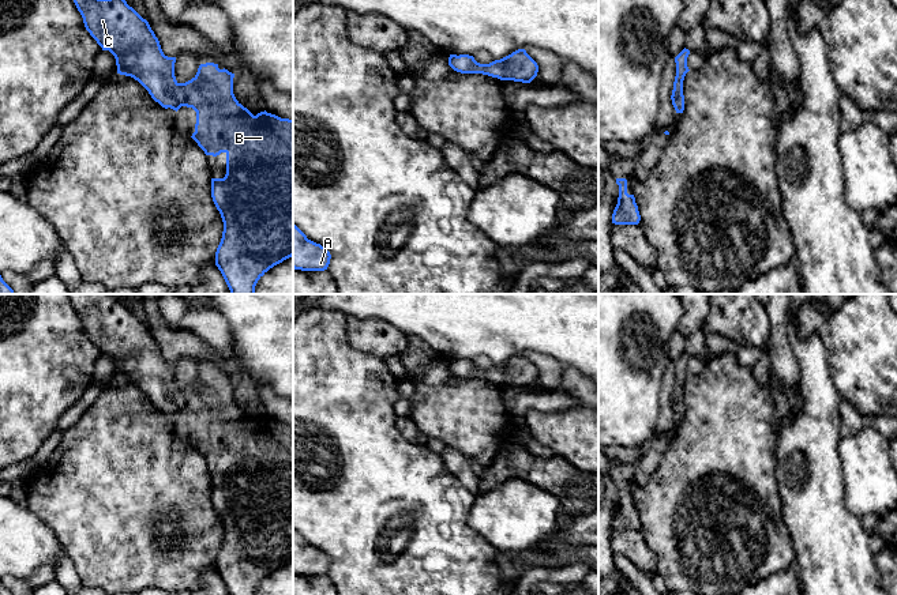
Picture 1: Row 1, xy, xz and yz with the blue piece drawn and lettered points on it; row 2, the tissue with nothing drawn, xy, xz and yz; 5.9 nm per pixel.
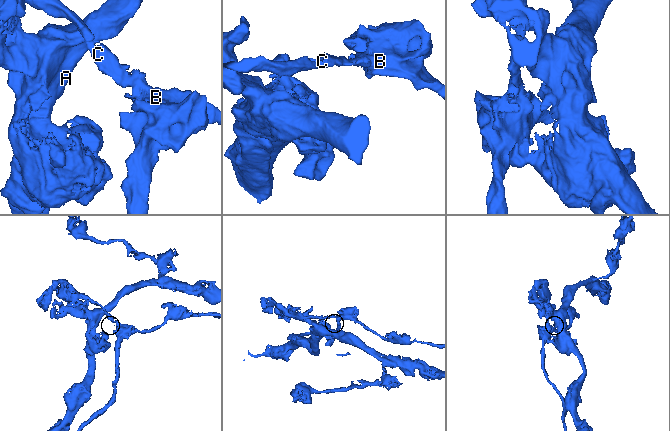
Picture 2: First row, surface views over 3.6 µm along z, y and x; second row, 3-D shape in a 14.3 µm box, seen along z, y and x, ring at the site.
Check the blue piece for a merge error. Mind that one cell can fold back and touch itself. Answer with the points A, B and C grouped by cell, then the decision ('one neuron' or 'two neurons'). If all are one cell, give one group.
A C / B; two neurons

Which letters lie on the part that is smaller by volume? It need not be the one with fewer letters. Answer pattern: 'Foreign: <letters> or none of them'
Foreign: B

